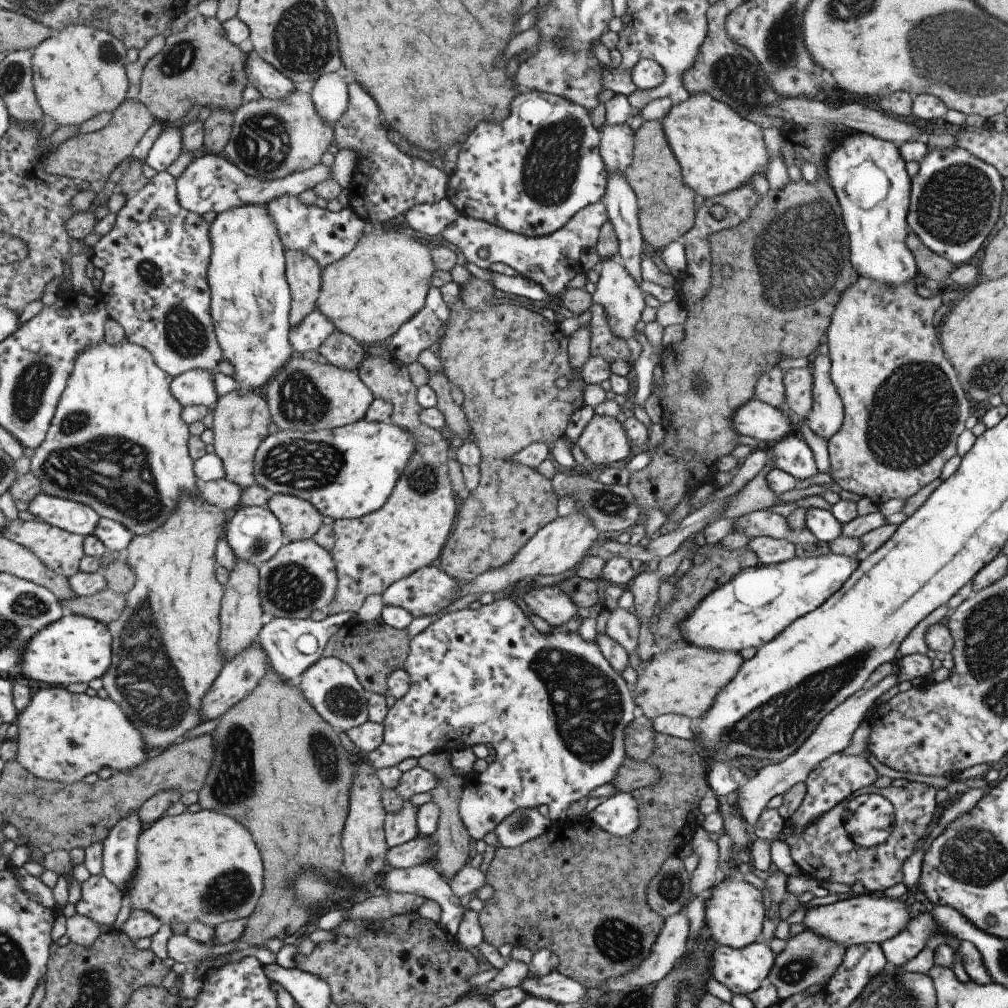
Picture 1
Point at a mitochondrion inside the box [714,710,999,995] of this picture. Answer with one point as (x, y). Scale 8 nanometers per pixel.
(795, 969)

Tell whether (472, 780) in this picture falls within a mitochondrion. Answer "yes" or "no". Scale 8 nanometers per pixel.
no

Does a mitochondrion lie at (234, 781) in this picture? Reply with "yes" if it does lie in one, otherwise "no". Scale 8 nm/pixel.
yes

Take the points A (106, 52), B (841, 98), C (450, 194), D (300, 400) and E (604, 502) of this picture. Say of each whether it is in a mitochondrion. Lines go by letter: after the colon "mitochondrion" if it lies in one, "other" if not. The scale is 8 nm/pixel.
A: mitochondrion
B: other
C: other
D: mitochondrion
E: mitochondrion

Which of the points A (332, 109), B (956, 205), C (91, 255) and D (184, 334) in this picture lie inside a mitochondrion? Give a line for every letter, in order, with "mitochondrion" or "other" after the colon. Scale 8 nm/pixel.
A: other
B: mitochondrion
C: other
D: mitochondrion

